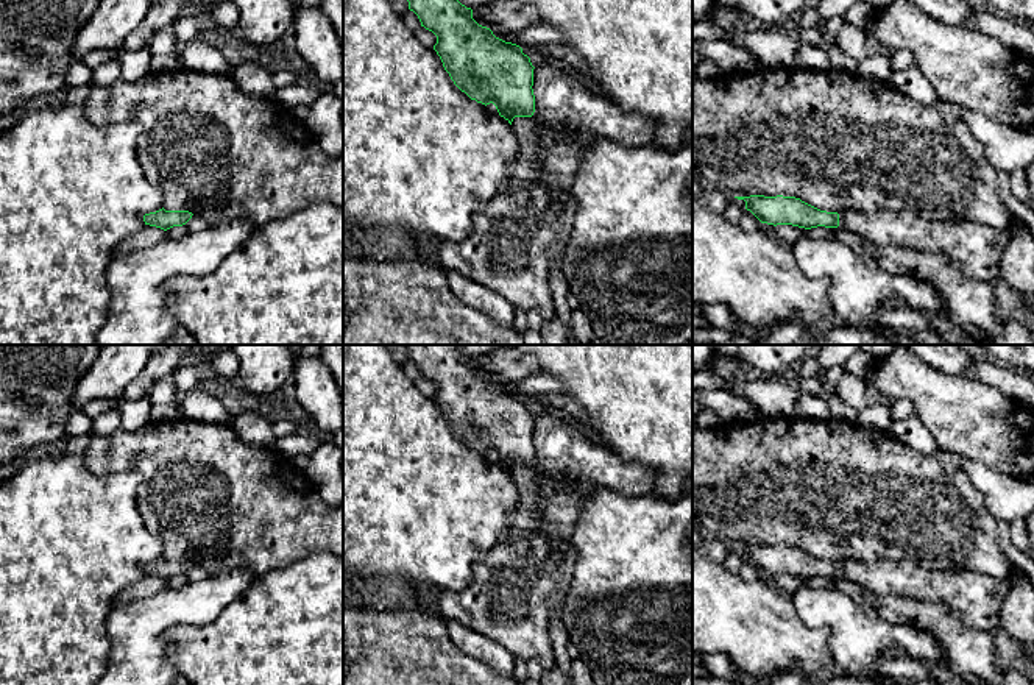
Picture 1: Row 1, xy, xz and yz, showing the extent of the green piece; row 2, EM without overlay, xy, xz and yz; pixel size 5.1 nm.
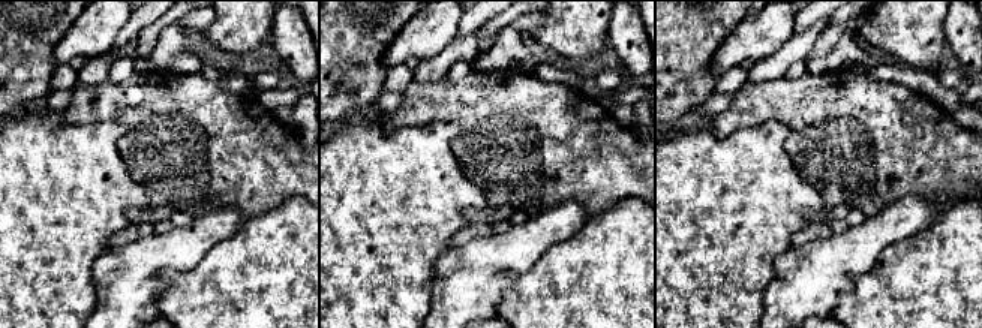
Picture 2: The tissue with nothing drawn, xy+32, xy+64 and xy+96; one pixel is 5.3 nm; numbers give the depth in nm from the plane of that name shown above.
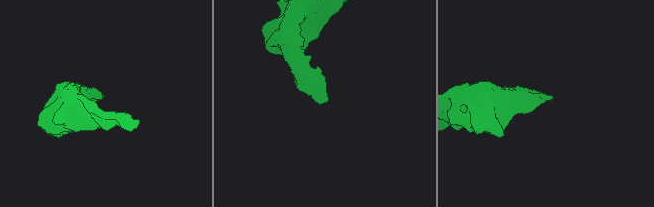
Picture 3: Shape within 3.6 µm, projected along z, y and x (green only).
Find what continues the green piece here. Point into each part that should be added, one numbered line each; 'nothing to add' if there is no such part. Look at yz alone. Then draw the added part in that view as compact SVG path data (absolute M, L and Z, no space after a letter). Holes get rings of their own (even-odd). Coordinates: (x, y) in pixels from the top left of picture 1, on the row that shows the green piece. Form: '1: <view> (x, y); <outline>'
1: yz (977, 248); M850 209L839 214L839 225L875 245L947 257L973 279L992 282L1001 278L1001 257L1011 239L1007 231L987 225L937 220L914 209L870 214Z

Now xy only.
nothing to add

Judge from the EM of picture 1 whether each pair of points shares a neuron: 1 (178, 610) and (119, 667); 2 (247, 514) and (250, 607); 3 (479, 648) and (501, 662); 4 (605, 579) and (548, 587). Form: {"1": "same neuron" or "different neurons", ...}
{"1": "same neuron", "2": "different neurons", "3": "same neuron", "4": "different neurons"}

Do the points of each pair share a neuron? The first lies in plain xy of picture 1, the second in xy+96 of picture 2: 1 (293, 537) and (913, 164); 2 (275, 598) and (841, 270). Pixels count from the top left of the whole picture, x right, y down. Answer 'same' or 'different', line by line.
1: same
2: different

